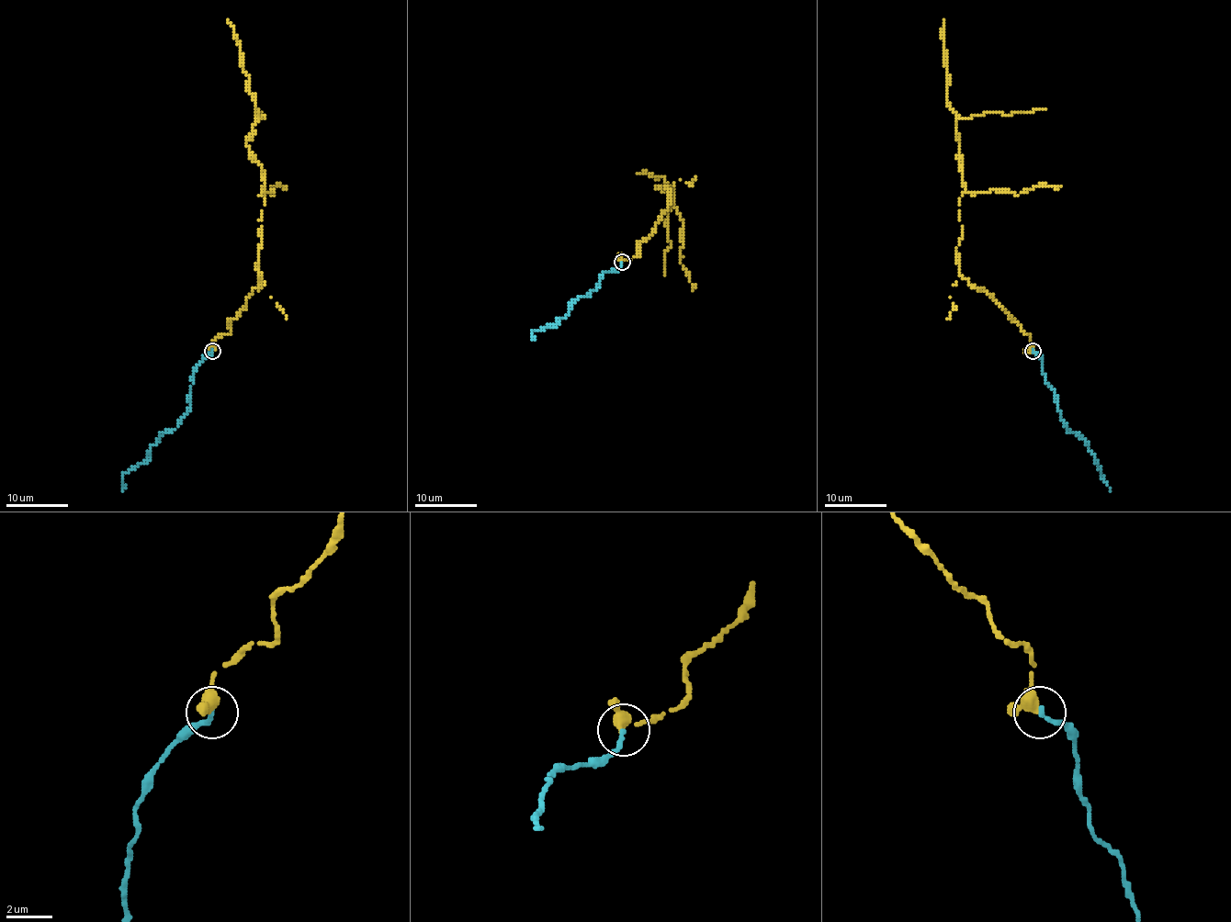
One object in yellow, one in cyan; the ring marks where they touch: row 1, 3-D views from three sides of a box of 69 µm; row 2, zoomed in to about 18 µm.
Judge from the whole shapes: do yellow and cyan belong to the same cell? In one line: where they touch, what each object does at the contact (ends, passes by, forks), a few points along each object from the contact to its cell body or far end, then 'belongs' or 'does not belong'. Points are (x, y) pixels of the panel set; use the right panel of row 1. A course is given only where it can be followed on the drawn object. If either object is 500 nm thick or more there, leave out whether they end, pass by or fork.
at (1033, 351); yellow passes by; cyan ends there; yellow runs (1033, 352), (1028, 333), (985, 290), (961, 276), (956, 259), (963, 181), (955, 113), (946, 86), (944, 20); cyan runs (1033, 352), (1040, 356), (1046, 382), (1055, 393), (1063, 422), (1067, 430), (1077, 433), (1089, 445), (1109, 490); belongs

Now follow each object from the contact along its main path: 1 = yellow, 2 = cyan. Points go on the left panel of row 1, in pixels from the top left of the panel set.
1: (211, 352), (261, 276), (264, 181), (246, 139), (255, 102), (227, 20)
2: (212, 352), (191, 377), (189, 410), (182, 422), (163, 433), (150, 450), (148, 458), (123, 475), (121, 490)

